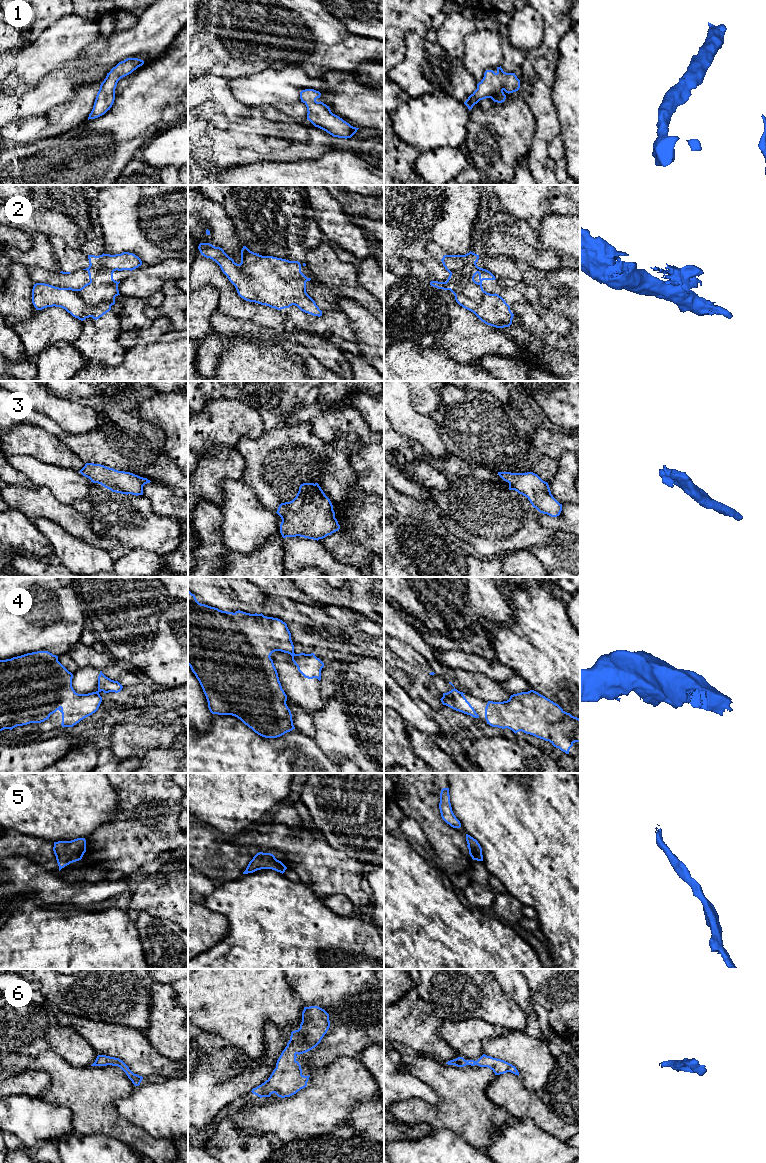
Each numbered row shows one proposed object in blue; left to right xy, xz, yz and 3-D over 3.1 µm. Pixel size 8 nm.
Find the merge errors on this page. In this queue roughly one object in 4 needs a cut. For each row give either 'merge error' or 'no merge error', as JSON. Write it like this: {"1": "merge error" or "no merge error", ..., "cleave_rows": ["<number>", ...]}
{"1": "no merge error", "2": "no merge error", "3": "no merge error", "4": "merge error", "5": "no merge error", "6": "no merge error", "cleave_rows": ["4"]}

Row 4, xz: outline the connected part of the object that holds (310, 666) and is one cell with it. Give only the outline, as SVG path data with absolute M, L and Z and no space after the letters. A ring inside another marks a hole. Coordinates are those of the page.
M314 653L311 654L290 654L292 656L292 661L297 666L298 671L308 679L317 678L321 680L321 670L324 667L324 663L315 656Z

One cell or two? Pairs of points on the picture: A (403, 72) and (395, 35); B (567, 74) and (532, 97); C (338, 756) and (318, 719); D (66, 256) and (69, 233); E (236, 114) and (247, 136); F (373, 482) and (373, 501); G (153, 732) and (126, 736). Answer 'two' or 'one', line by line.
A: two
B: two
C: one
D: two
E: two
F: two
G: one

